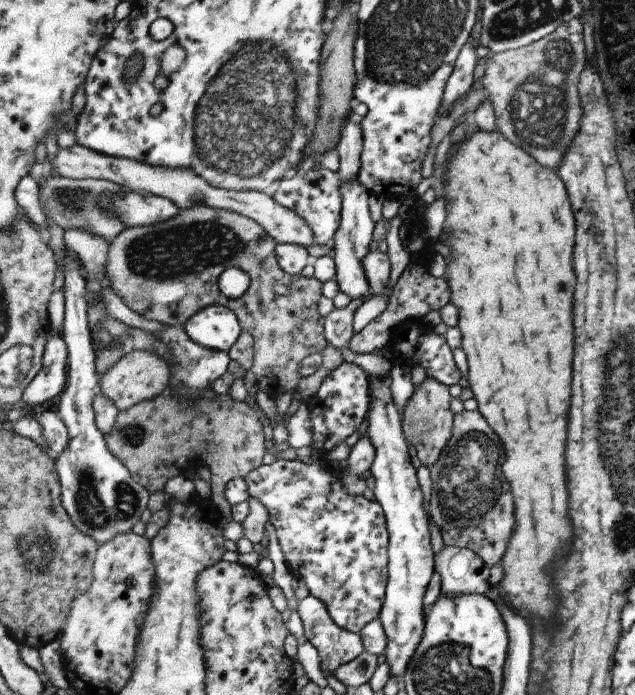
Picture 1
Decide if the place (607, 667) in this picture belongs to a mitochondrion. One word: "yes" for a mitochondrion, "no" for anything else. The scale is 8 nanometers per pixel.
no

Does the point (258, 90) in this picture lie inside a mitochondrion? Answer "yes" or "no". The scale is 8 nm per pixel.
yes

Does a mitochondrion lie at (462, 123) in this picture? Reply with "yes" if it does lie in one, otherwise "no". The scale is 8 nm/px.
no

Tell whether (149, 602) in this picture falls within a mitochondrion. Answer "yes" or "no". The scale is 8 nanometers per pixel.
no

